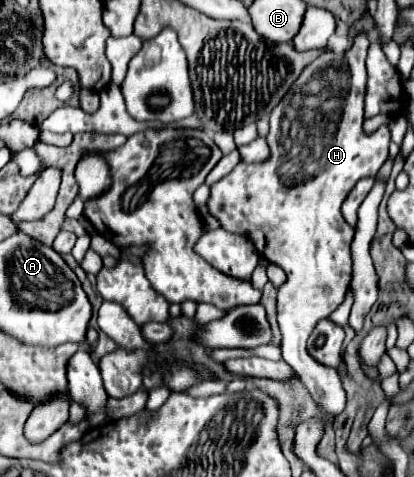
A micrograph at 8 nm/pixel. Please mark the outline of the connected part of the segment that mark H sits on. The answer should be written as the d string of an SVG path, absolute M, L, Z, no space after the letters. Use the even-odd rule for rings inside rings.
M363 31L353 37L351 49L347 49L339 57L339 63L333 63L335 61L333 55L325 55L323 61L329 61L327 65L319 65L319 61L307 65L307 71L301 73L301 77L293 83L291 91L281 99L281 103L271 113L271 131L267 135L271 159L255 167L241 163L239 167L235 167L235 171L231 171L231 175L211 185L211 199L209 199L209 211L221 221L223 229L249 235L259 255L263 255L269 263L279 265L287 273L287 281L279 287L279 295L277 295L277 321L283 335L281 341L283 359L293 367L299 381L313 395L315 403L331 415L339 415L345 409L345 391L341 387L341 379L337 371L331 371L331 367L321 365L307 353L307 339L315 323L331 315L341 305L347 285L351 281L349 247L355 229L345 223L341 215L341 203L361 177L375 177L389 155L389 129L383 127L383 131L365 135L361 127L363 99L367 87L367 69L365 69L367 49L369 49L369 39L367 33ZM319 71L321 71L321 83L317 81ZM327 101L329 101L329 109L321 109L319 103L327 103Z

